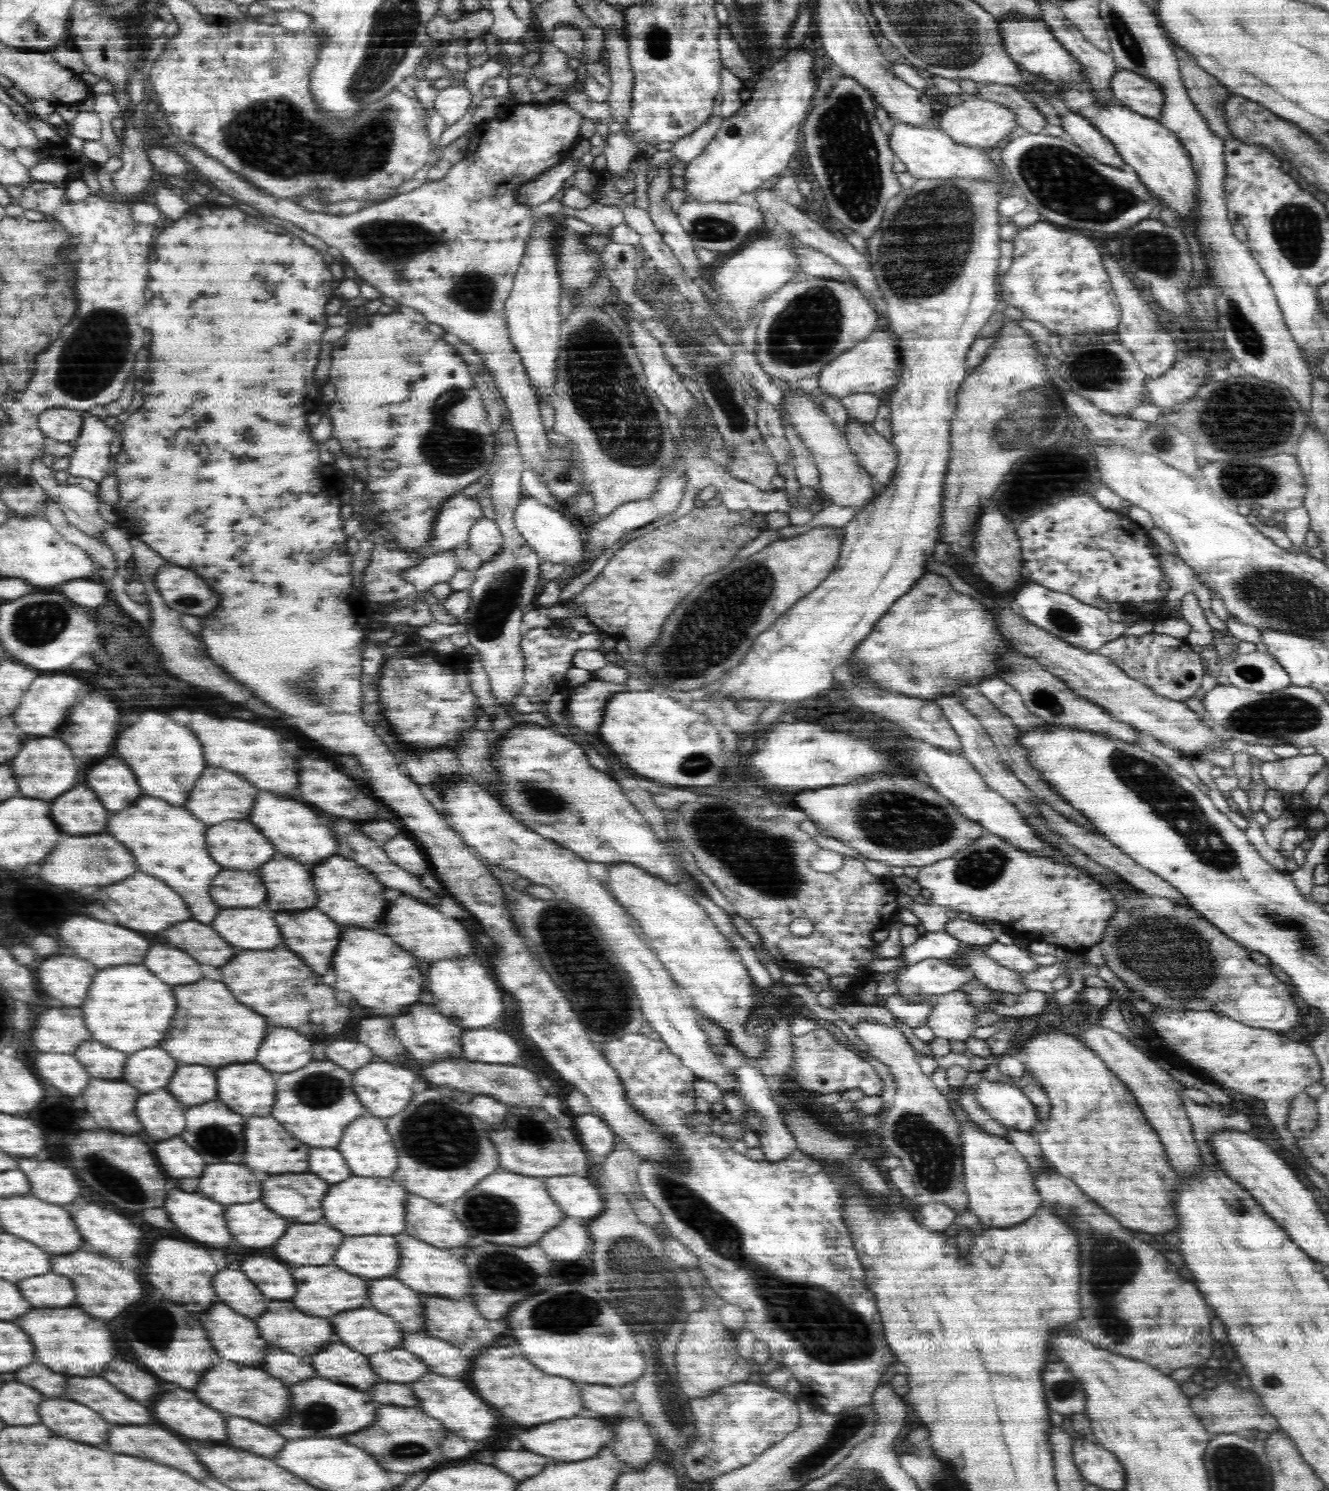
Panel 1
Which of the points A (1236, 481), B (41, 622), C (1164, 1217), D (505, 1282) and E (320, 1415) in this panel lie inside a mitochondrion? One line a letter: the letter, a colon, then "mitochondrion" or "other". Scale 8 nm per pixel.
A: mitochondrion
B: mitochondrion
C: other
D: mitochondrion
E: mitochondrion

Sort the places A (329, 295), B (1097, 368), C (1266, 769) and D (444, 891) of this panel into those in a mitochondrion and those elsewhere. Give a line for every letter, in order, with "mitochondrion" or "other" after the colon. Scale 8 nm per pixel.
A: other
B: mitochondrion
C: other
D: other

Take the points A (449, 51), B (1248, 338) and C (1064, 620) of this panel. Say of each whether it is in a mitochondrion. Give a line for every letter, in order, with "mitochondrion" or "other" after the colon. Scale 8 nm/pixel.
A: other
B: mitochondrion
C: mitochondrion

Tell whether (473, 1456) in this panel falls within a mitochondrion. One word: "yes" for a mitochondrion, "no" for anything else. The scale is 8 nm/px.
no

